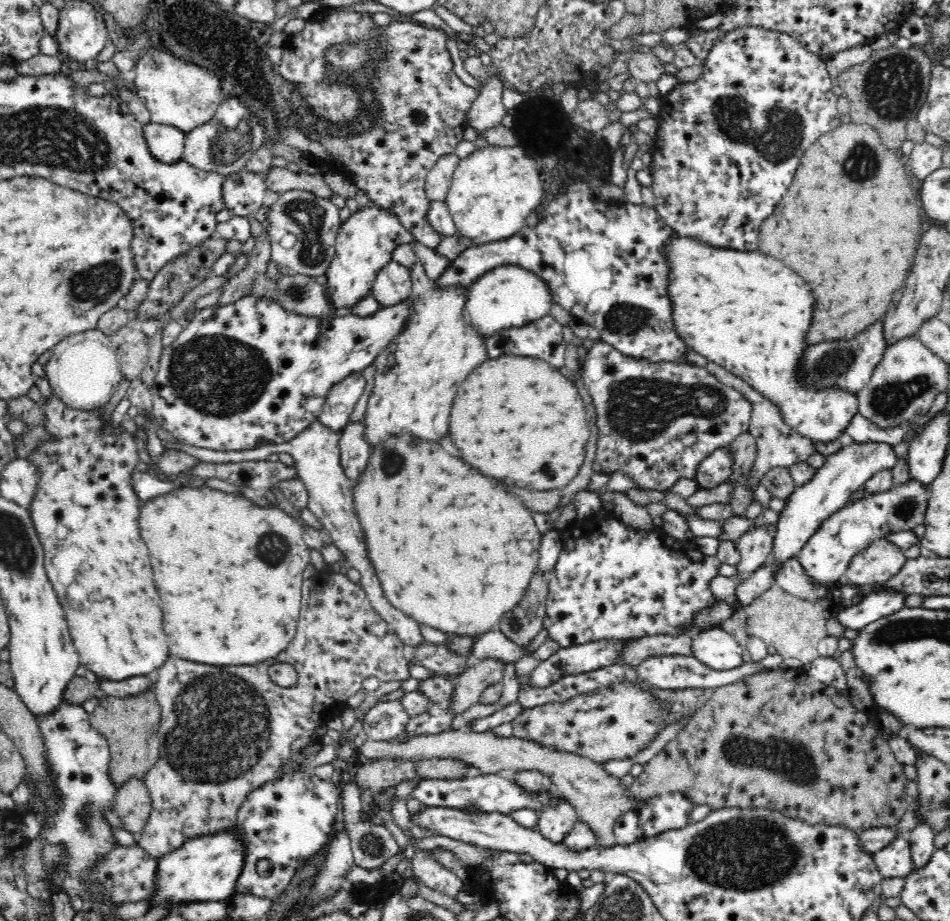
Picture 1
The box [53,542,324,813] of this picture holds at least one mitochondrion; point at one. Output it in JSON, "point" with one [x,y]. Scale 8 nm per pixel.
{"point":[230,731]}

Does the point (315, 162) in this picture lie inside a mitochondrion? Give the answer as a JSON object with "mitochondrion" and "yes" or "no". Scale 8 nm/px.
{"mitochondrion":"no"}

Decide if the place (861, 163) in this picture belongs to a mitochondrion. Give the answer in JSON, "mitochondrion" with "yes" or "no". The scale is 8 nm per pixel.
{"mitochondrion":"yes"}

